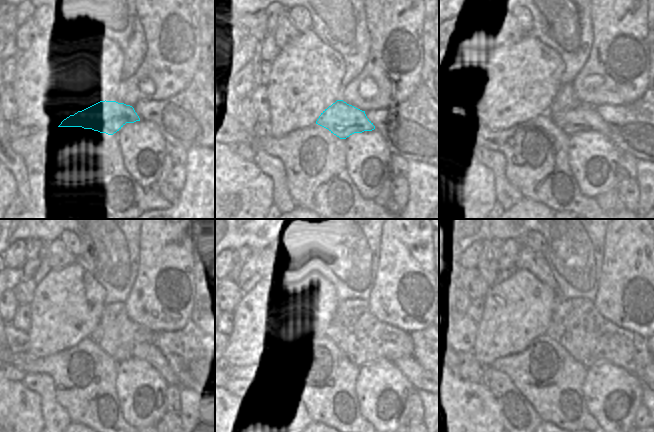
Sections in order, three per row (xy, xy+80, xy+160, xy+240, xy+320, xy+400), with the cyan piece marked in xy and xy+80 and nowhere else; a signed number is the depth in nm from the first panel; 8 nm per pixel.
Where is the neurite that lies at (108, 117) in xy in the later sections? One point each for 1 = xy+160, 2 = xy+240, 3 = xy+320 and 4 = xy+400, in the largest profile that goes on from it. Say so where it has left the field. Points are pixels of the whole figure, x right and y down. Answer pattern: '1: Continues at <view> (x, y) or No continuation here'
1: Continues at xy+160 (582, 119)
2: Continues at xy+240 (171, 367)
3: Continues at xy+320 (418, 377)
4: Continues at xy+400 (642, 378).

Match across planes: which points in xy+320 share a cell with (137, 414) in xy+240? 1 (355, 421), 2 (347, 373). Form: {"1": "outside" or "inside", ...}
{"1": "outside", "2": "outside"}

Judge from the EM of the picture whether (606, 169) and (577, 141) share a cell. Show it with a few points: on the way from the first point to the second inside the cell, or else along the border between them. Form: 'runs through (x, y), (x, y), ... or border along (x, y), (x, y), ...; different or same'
runs through (599, 163), (584, 148); same

